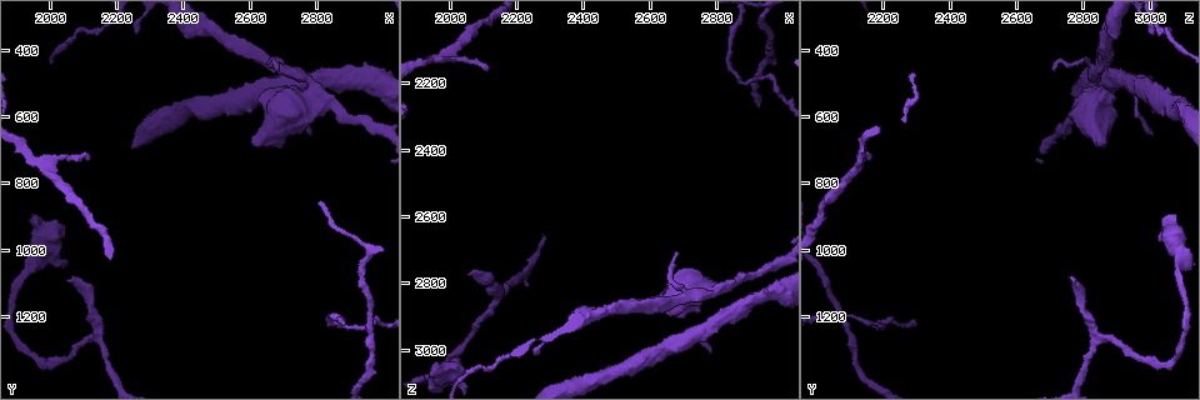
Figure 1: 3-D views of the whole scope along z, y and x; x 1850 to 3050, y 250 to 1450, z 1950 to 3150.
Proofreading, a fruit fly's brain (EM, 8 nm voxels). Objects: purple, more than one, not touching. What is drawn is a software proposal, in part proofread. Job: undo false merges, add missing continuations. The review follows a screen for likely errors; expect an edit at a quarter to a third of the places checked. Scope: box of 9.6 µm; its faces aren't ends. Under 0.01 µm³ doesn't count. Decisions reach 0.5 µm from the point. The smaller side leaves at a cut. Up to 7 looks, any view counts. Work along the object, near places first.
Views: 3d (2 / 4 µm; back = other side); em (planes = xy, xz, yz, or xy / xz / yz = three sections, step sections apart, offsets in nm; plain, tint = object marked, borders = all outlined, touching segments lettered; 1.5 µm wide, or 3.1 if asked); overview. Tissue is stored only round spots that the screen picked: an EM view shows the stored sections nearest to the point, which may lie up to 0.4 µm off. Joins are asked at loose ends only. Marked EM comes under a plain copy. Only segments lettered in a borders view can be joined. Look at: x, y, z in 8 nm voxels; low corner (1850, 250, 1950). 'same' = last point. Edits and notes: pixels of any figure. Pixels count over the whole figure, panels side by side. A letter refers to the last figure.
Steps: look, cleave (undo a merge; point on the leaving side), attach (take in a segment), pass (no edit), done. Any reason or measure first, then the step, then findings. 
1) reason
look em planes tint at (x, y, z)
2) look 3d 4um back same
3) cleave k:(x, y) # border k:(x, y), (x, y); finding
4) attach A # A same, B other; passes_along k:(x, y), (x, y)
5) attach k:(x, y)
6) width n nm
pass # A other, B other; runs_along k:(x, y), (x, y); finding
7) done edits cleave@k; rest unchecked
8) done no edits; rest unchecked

tapers out
look 3d 4um at (2790, 660, 3010)

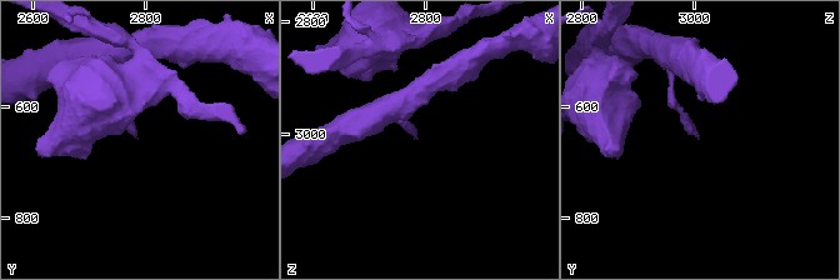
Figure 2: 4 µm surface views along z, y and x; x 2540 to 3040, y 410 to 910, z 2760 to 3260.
need the tissue
look em yz step 8 tint at (2785, 655, 3010)

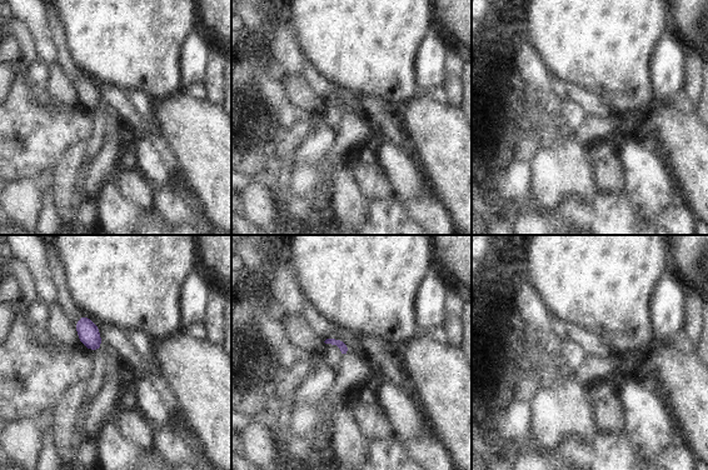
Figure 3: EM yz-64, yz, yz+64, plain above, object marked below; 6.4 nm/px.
look em planes borders same

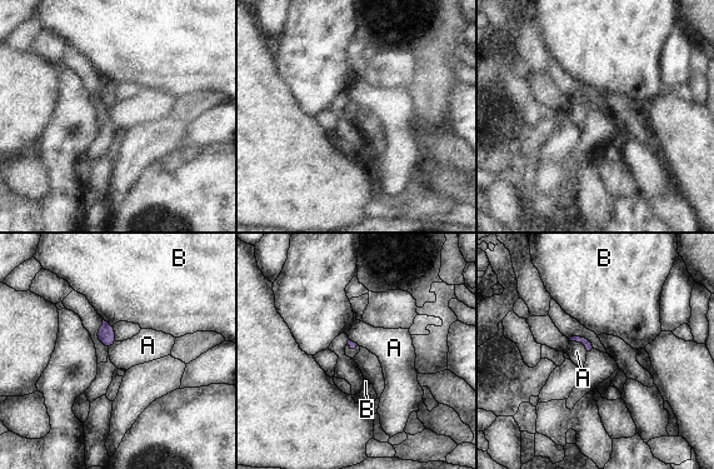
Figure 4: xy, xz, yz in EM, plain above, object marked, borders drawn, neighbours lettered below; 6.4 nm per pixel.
pass # A other, B other; border 4:(569, 339), (580, 343), (587, 352); none of them fits

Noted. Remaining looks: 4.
an open end
look em xy step 8 borders at (2060, 1090, 2760)

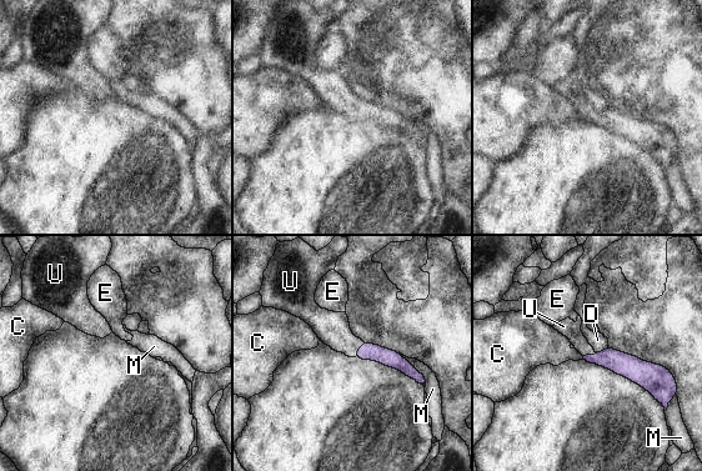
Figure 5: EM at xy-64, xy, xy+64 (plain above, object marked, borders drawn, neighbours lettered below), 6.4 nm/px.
cut it another way
look em planes borders same

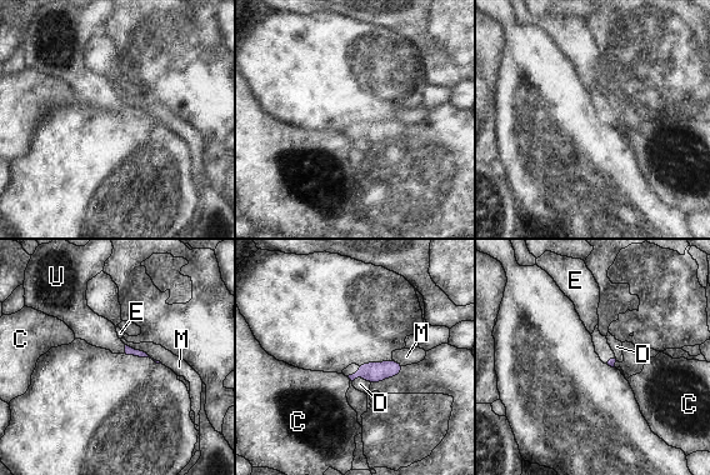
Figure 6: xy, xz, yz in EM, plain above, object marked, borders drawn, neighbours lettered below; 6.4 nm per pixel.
longest_contact M 260 nm
attach U # C other, D other, E other, M other, U same; passes_along 6:(374, 373), (355, 373), (351, 369); the neuron continues

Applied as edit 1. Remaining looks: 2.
free end
look em yz step 8 borders at (2120, 720, 2170)

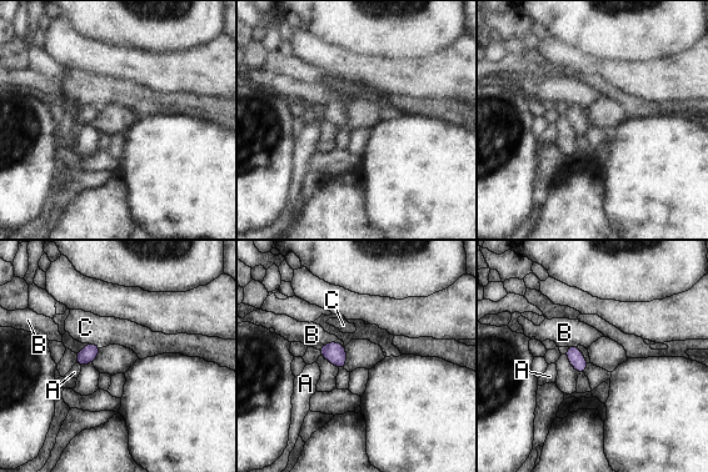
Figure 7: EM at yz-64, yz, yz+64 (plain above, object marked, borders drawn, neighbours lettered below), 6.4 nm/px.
longest_contact B 170 nm
pass # A other, B other, C other; border 7:(343, 344), (325, 342), (319, 350); no lettered segment goes on from it

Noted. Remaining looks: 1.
done edits attach@6; rest unchecked

